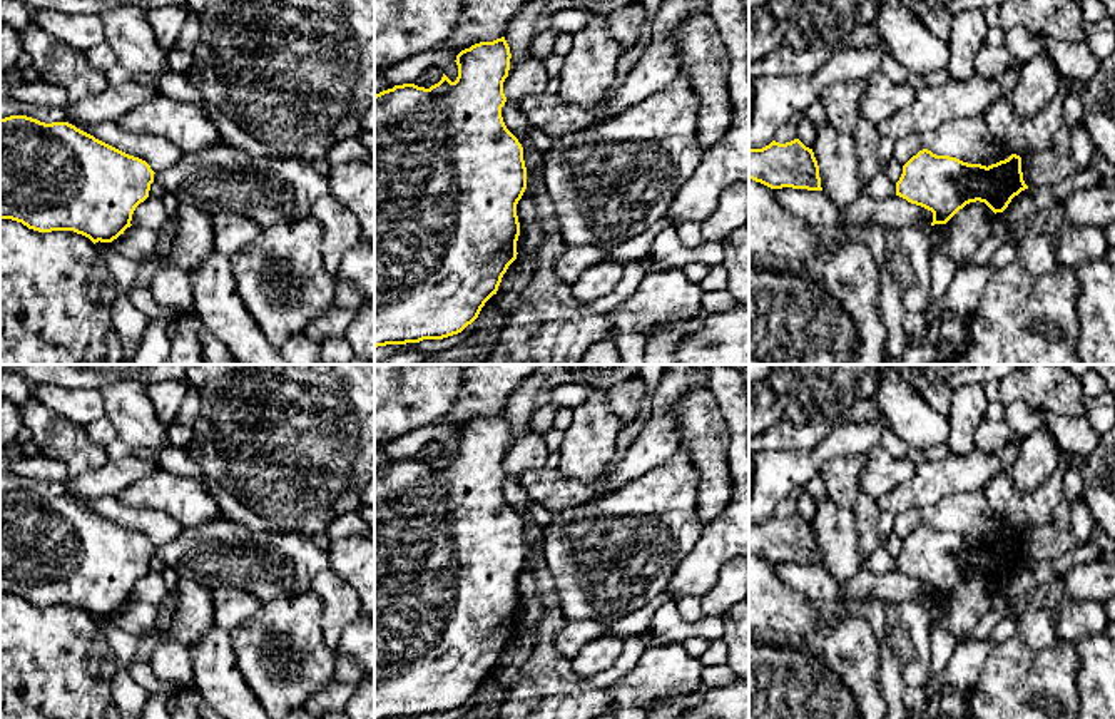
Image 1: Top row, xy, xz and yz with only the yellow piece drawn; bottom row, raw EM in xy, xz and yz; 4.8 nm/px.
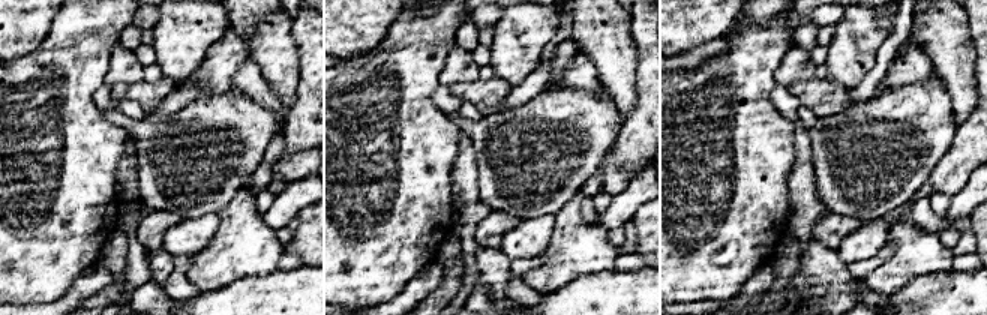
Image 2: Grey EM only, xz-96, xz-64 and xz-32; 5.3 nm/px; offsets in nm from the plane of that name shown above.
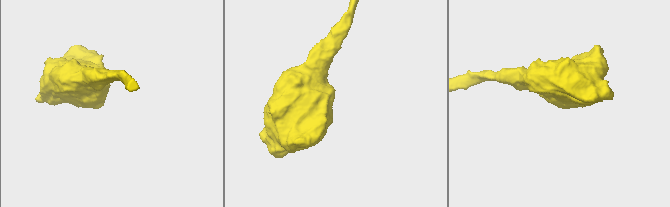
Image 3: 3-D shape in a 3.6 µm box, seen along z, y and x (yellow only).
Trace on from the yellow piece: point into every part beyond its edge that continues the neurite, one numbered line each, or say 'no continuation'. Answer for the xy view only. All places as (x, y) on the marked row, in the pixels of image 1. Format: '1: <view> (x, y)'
no continuation

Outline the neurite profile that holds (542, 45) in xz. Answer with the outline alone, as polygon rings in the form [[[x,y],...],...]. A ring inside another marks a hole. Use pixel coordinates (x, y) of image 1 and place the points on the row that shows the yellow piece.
[[[548,28],[542,32],[538,37],[535,37],[530,47],[532,57],[538,60],[545,60],[547,57],[550,57],[553,54],[555,38],[558,35],[560,33],[557,30]]]

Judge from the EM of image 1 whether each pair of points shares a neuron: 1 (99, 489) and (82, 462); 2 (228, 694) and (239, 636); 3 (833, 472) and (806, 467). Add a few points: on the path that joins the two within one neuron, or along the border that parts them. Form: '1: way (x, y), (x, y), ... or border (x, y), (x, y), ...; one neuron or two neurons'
1: border (109, 458), (96, 469), (69, 475); two neurons
2: border (229, 632), (234, 664), (253, 693); two neurons
3: border (856, 457), (831, 457), (816, 474); two neurons

